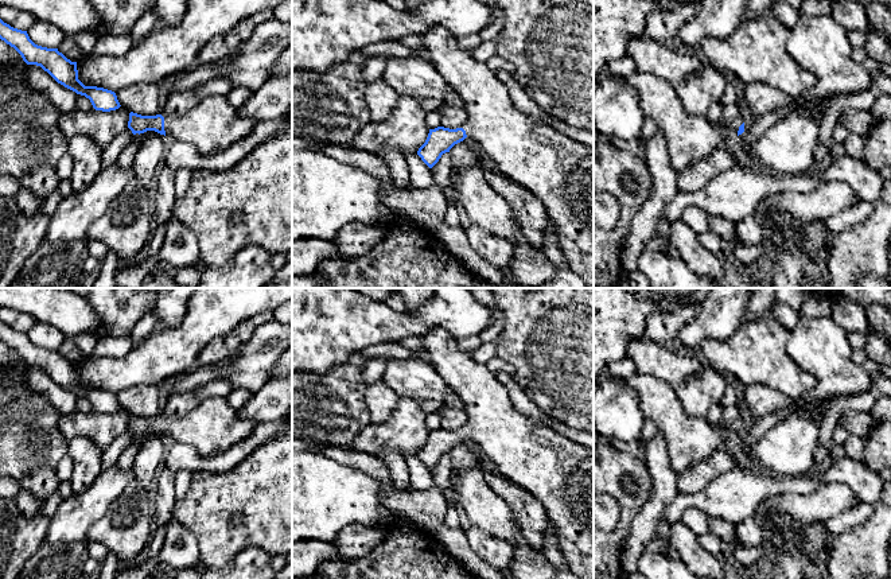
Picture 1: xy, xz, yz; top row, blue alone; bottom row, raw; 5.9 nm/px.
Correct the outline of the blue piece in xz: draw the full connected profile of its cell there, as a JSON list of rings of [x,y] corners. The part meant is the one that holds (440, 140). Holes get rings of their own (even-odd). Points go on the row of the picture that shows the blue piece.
[[[433,26],[420,36],[425,43],[427,58],[464,101],[467,121],[456,129],[429,129],[417,155],[432,168],[455,144],[466,137],[476,140],[498,172],[528,189],[542,202],[569,268],[588,288],[594,288],[594,147],[524,113],[494,70],[475,59],[470,50],[460,48],[458,38],[444,27]]]

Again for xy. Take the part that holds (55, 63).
[[[1,19],[0,39],[13,47],[27,65],[40,66],[58,83],[89,98],[96,110],[110,112],[121,106],[114,92],[97,86],[85,86],[78,79],[77,62],[67,59],[58,48],[35,44],[27,31],[13,28]]]

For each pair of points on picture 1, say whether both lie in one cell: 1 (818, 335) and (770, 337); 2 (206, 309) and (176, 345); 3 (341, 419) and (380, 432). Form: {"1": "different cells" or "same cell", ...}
{"1": "different cells", "2": "same cell", "3": "different cells"}

